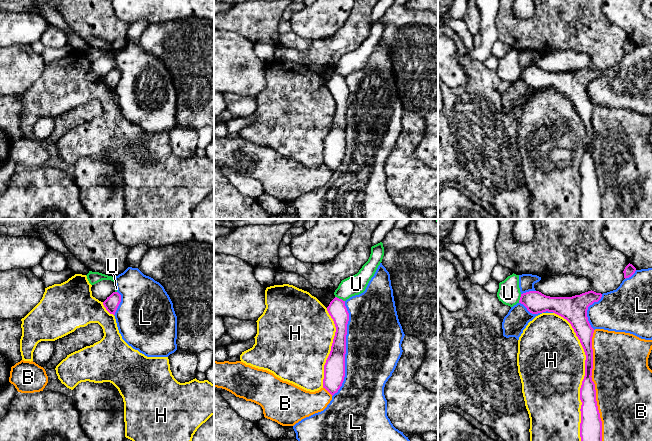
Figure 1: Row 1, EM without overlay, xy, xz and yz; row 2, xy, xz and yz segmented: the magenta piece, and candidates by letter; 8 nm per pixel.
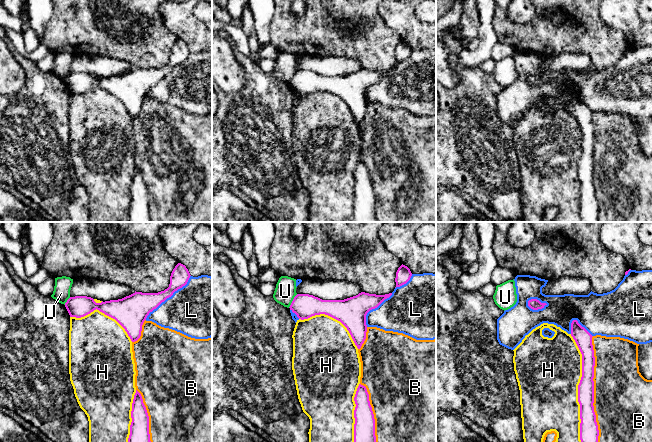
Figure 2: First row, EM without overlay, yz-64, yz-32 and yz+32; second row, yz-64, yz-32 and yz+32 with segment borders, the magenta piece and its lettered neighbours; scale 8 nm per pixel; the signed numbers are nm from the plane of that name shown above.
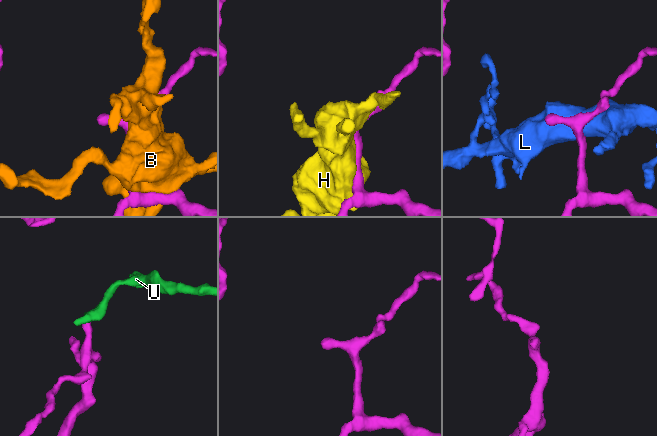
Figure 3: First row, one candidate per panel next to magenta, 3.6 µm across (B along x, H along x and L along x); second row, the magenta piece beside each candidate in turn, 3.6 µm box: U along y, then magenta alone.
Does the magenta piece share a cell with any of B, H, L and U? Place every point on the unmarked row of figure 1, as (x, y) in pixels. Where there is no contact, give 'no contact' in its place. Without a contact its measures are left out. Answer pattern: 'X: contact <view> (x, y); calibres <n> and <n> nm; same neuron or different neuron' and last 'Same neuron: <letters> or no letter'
B: contact yz (594, 162); calibres 160 and 460 nm; different neuron
H: contact yz (585, 151); calibres 130 and 480 nm; different neuron
L: contact xz (345, 125); calibres 180 and 440 nm; different neuron
U: contact xz (340, 75); calibres 150 and 160 nm; different neuron
Same neuron: no letter

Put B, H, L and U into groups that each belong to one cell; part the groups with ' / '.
B / H / L / U

